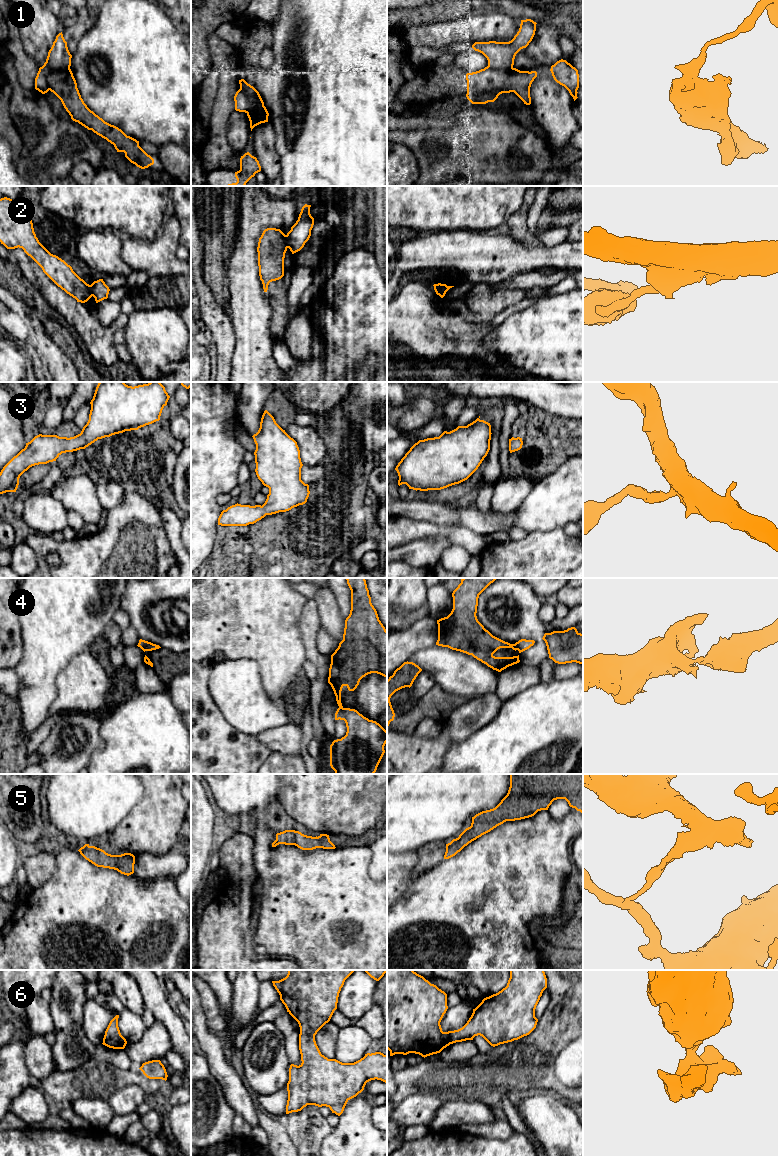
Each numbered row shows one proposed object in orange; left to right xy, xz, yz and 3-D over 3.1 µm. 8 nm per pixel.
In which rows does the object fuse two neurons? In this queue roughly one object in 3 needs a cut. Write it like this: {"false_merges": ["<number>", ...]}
{"false_merges": ["1", "2", "4"]}

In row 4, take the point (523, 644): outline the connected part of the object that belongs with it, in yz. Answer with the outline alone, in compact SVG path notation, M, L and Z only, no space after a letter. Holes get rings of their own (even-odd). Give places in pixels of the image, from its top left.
M521 639L518 642L515 643L517 650L519 653L529 649L531 646L533 646L535 643L534 640L526 640L526 639Z

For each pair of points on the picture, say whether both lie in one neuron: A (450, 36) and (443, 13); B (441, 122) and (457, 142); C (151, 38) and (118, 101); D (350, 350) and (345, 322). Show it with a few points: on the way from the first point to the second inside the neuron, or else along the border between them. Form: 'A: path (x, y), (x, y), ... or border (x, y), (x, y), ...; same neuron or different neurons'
A: border (469, 15), (463, 18), (423, 25); different neurons
B: border (458, 116), (458, 122), (453, 126), (422, 129); different neurons
C: path (135, 54), (134, 85); same neuron
D: path (349, 343), (349, 329); same neuron

